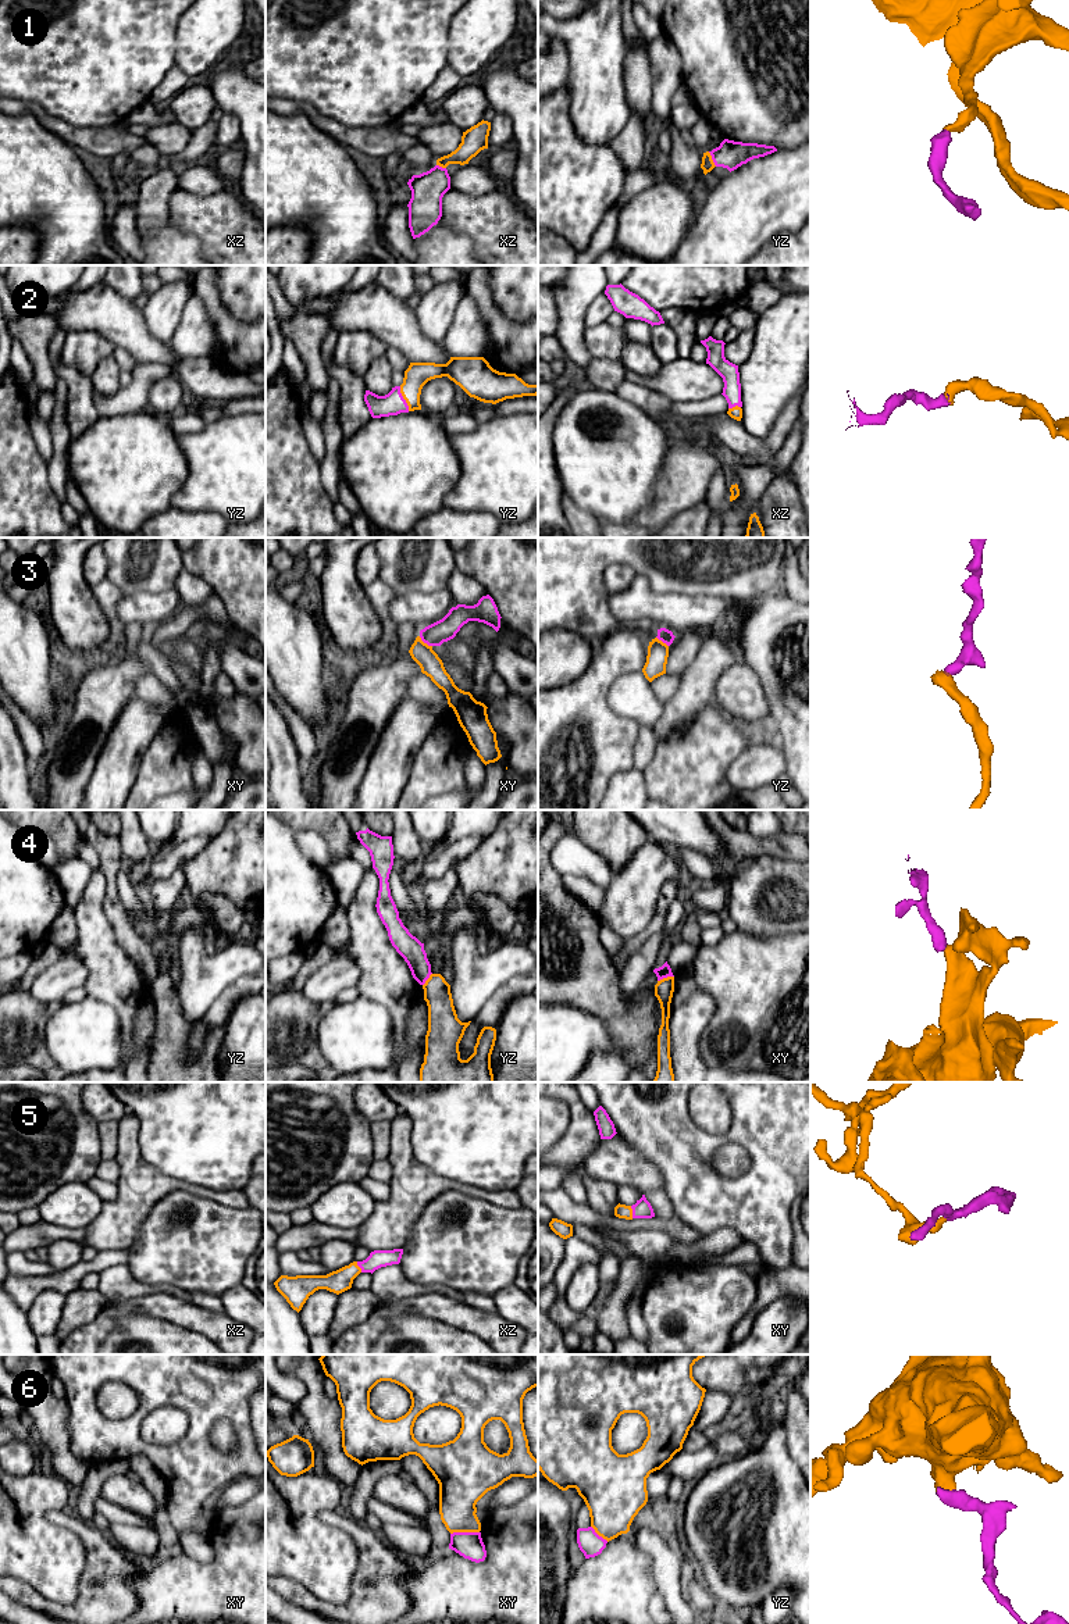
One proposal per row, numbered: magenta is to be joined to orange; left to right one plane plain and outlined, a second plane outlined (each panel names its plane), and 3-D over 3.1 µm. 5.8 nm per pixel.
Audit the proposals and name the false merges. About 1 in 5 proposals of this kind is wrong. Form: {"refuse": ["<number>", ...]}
{"refuse": ["3", "4", "6"]}

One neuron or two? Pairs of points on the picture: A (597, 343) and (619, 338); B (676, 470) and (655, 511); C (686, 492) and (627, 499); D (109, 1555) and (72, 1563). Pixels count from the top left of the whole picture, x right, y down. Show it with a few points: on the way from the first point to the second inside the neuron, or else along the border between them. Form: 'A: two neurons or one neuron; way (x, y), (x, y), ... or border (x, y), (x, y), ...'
A: one neuron; way (602, 342), (613, 341)
B: one neuron; way (676, 479), (676, 491), (665, 502)
C: two neurons; border (663, 466), (654, 498), (630, 518)
D: two neurons; border (70, 1531), (81, 1539), (85, 1549), (79, 1592)

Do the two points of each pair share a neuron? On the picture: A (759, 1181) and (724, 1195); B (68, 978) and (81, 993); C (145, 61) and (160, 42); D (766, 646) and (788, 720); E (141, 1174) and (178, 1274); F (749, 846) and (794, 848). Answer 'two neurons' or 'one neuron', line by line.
A: one neuron
B: two neurons
C: one neuron
D: one neuron
E: two neurons
F: one neuron

